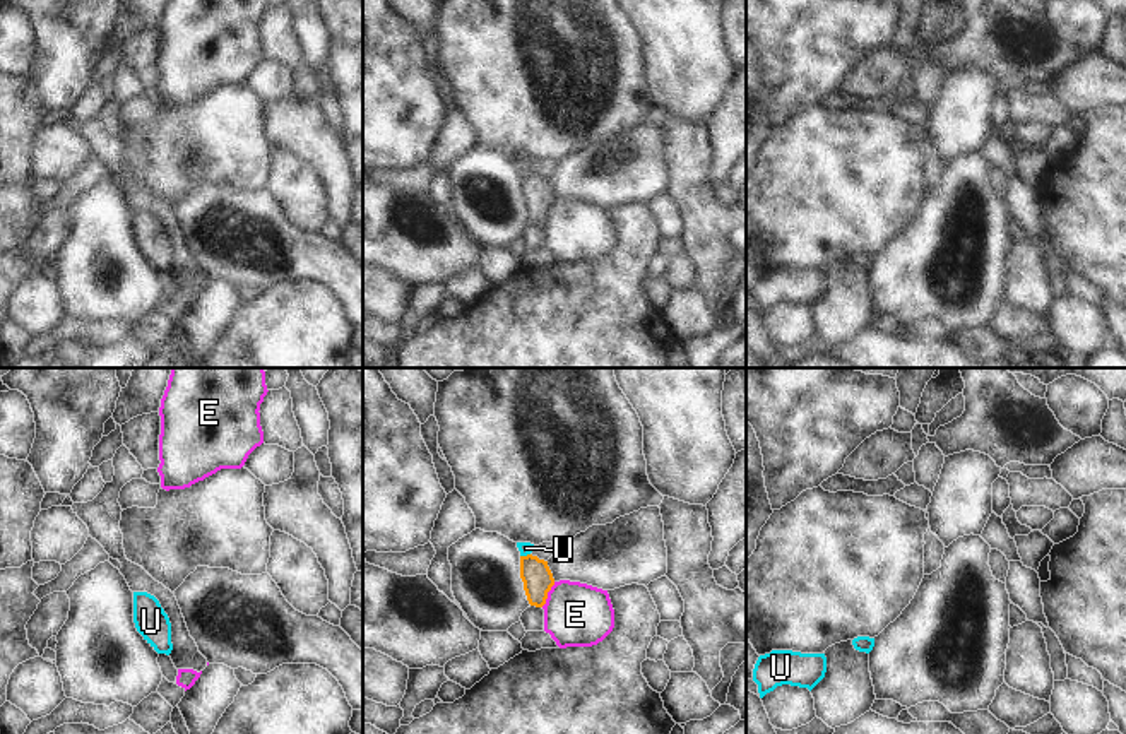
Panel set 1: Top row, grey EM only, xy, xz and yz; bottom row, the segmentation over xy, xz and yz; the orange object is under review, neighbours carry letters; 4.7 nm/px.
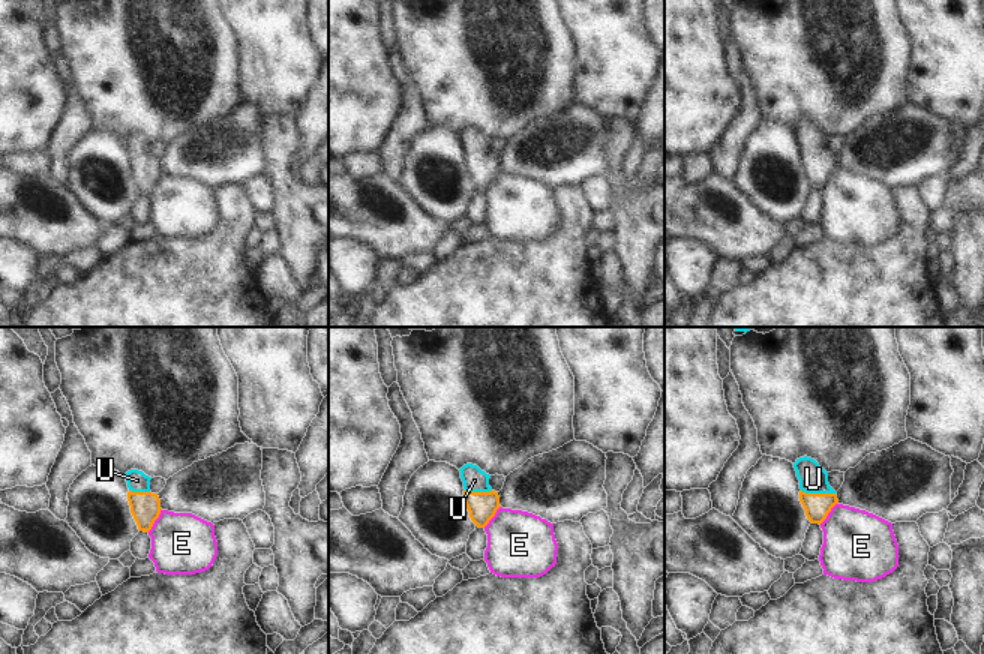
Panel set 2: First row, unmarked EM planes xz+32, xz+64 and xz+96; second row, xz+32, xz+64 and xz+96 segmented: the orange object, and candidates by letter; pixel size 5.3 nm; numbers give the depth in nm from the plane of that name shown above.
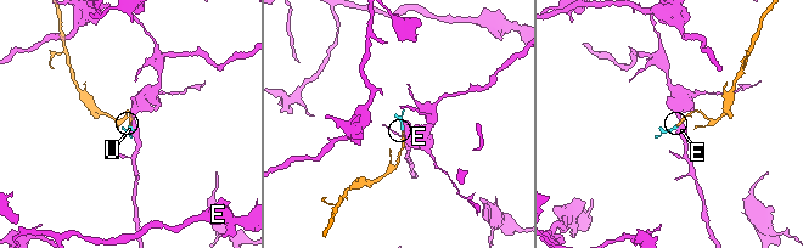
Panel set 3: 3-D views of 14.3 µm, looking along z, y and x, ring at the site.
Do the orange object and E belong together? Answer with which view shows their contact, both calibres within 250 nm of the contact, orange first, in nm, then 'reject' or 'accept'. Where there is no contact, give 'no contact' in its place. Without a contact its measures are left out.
contact in xz; calibres 140 and 300 nm; reject

